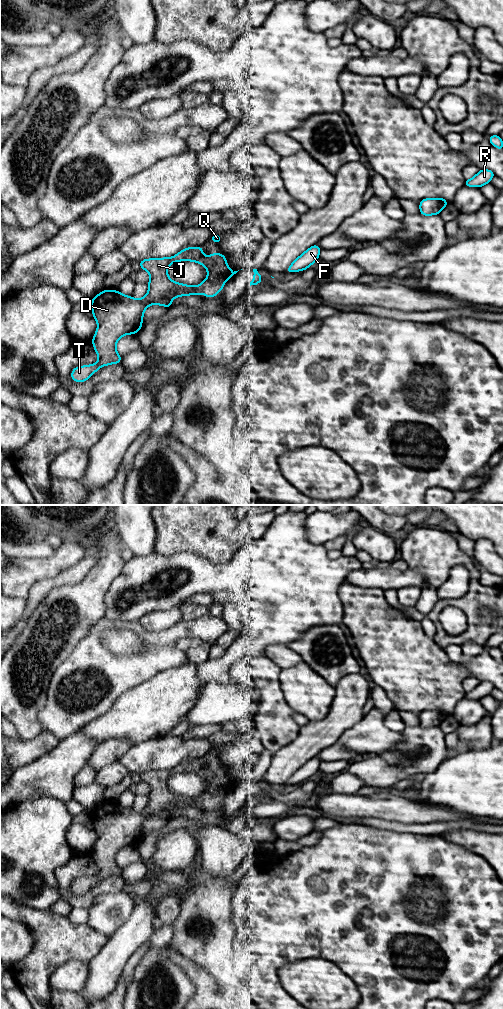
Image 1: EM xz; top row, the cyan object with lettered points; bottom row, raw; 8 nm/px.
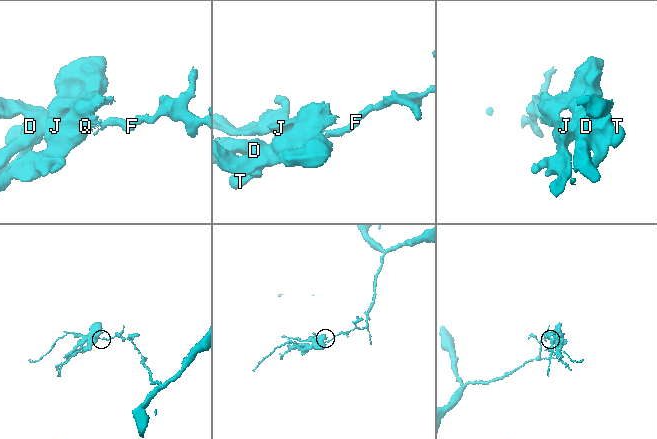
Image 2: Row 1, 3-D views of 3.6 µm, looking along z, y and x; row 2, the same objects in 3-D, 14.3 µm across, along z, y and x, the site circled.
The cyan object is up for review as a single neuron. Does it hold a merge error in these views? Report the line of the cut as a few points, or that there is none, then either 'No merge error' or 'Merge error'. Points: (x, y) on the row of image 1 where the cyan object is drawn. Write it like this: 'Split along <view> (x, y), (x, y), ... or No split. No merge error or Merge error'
Split along xz (233, 272), (228, 278). Merge error

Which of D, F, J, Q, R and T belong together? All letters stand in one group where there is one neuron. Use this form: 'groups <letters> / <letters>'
groups D J Q T / F R

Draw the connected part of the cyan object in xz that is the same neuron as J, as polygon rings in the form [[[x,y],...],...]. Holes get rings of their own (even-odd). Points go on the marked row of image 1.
[[[203,246],[182,249],[169,258],[151,258],[140,261],[140,268],[150,275],[149,290],[141,299],[126,296],[117,290],[103,290],[91,300],[93,318],[98,327],[92,339],[99,360],[92,365],[77,366],[71,372],[74,382],[84,382],[98,369],[121,362],[122,356],[116,351],[118,340],[128,334],[137,334],[142,327],[144,311],[157,304],[172,307],[171,301],[180,296],[198,295],[215,297],[222,291],[225,281],[233,271],[229,268],[223,254],[212,253],[205,256]],[[178,261],[200,263],[208,271],[206,279],[196,286],[189,286],[171,280],[168,267]]]

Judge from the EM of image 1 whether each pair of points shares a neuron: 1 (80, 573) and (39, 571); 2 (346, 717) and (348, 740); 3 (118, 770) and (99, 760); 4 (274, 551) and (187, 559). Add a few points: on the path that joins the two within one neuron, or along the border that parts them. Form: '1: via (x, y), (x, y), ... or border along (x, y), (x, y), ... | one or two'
1: border along (79, 560), (55, 575), (37, 581) | two
2: border along (364, 716), (346, 729), (336, 741) | two
3: border along (117, 760), (104, 765), (97, 771) | two
4: via (252, 573), (209, 574) | one

